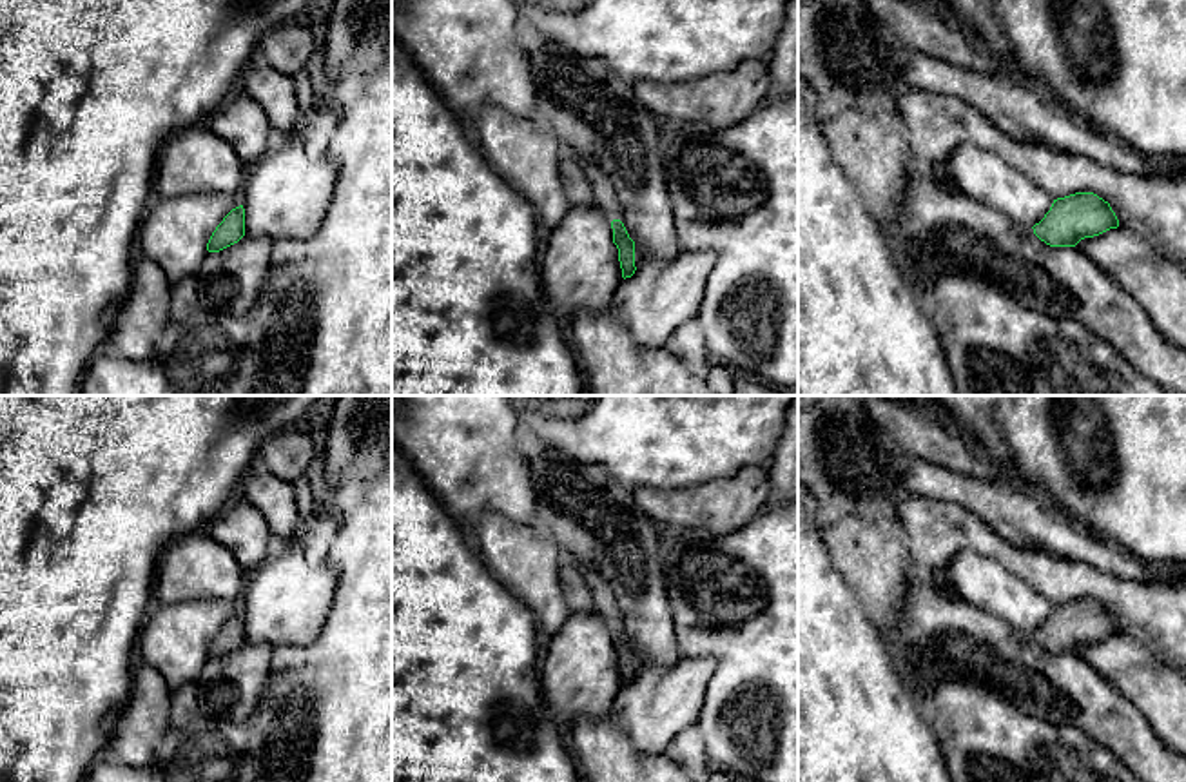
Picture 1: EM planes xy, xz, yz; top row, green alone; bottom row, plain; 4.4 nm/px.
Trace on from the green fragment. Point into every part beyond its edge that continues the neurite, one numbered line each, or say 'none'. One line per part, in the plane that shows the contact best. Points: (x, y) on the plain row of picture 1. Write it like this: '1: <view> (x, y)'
1: xz (604, 603)

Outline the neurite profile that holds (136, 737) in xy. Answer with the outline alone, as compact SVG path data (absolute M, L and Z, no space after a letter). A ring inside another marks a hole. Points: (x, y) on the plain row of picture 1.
M136 660L129 699L111 729L107 755L129 767L151 764L170 729L172 689L149 664Z

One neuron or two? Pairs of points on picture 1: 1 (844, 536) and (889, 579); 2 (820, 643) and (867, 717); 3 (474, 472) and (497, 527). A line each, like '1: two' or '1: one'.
1: one
2: one
3: two

